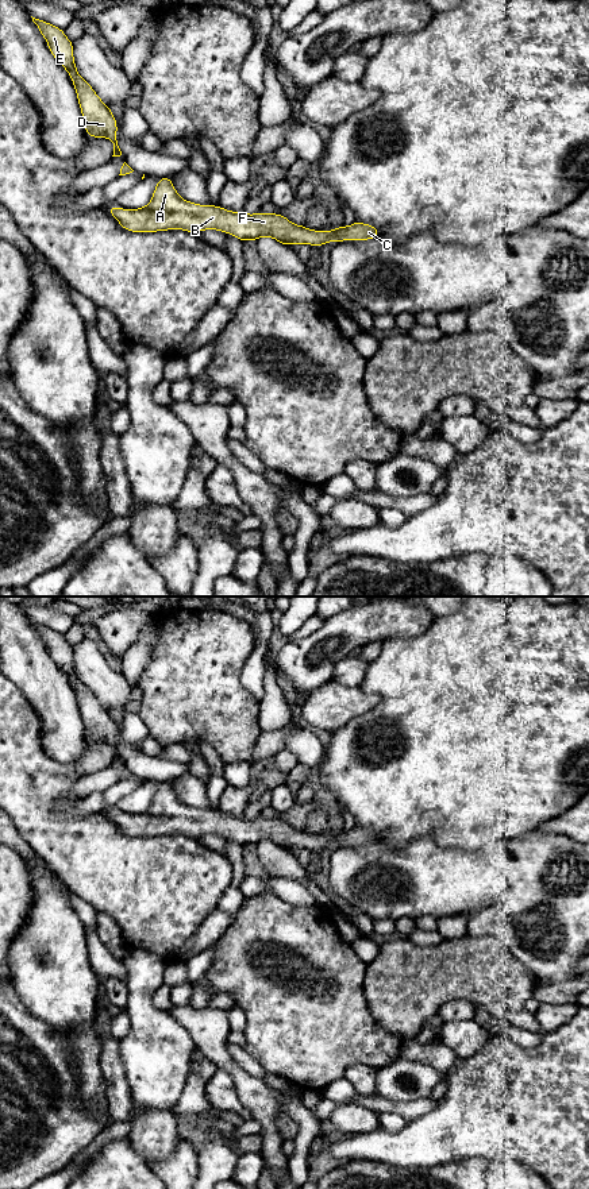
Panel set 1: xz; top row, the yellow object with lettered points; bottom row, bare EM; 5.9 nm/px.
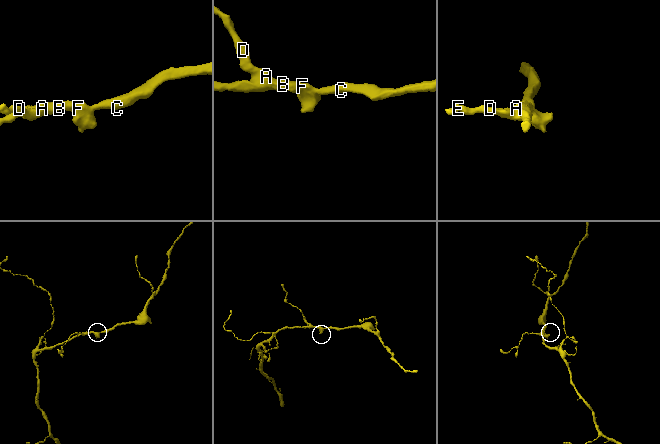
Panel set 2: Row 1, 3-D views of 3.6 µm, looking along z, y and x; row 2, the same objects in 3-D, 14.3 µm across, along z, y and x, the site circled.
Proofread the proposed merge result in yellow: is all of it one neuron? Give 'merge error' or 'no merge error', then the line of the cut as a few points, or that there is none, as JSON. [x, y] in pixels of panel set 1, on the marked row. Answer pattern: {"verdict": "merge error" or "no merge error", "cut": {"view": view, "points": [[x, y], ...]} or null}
{"verdict": "no merge error", "cut": null}

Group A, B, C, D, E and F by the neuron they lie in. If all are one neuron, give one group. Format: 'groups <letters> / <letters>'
groups A B C D E F

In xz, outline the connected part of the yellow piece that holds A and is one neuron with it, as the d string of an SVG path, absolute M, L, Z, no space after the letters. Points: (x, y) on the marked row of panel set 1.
M169 177L158 181L151 201L146 206L122 209L109 205L108 212L126 231L131 232L182 229L196 235L204 229L217 229L242 242L270 236L285 246L308 243L316 247L327 242L361 242L380 238L380 231L373 225L357 221L350 227L339 225L332 231L315 231L296 225L280 213L246 215L243 211L230 212L219 205L189 202L178 196Z

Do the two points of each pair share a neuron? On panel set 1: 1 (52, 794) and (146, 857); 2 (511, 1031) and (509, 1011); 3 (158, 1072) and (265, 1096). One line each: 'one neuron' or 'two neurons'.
1: one neuron
2: two neurons
3: two neurons

